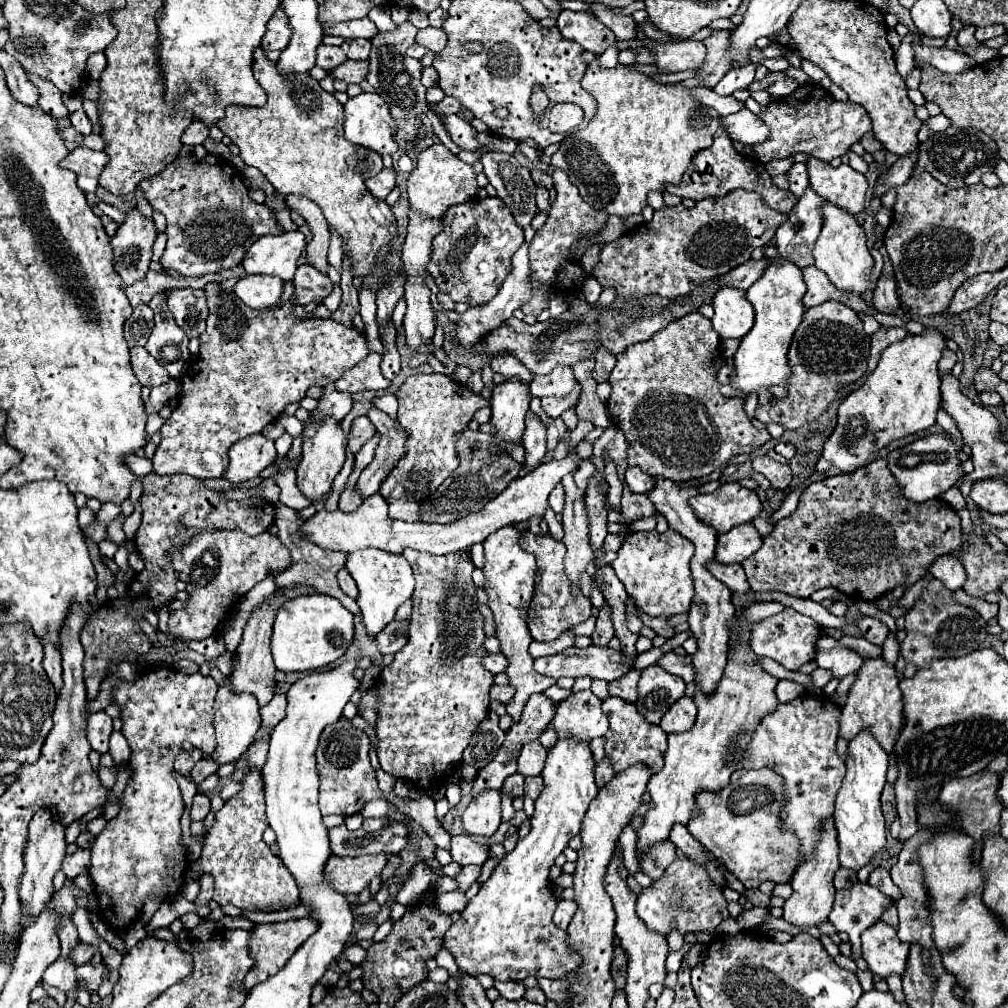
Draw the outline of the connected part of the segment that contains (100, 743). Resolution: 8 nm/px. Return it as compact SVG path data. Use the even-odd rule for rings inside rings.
M105 711L91 713L87 719L87 739L97 753L107 753L109 749L109 735L113 731L113 719Z

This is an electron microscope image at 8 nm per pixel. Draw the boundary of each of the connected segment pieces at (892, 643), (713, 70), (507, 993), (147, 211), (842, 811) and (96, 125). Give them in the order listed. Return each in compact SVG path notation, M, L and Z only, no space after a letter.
M889 633L889 637L882 645L883 648L883 659L891 664L895 664L898 658L899 643L894 638L893 633Z
M715 31L711 37L707 37L703 43L707 47L707 55L703 65L697 69L697 79L707 87L713 89L721 77L731 69L727 67L727 39L731 31Z
M495 981L493 987L501 993L505 999L521 999L523 997L523 983L521 981Z
M137 187L134 193L135 198L137 200L138 209L144 217L152 219L153 209L149 202L144 198L143 191L141 191L141 189L138 188L140 187Z
M863 731L849 743L847 751L847 775L843 779L843 787L835 801L835 829L839 841L839 863L847 869L859 871L863 865L871 861L871 857L885 849L887 845L887 827L881 813L881 791L885 785L889 769L889 755L877 745L877 741Z
M83 99L83 109L93 125L93 133L100 133L101 121L99 121L99 110L96 104L90 100Z

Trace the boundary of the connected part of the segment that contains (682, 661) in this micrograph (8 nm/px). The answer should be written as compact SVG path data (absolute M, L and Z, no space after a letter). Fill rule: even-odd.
M667 651L659 657L657 665L661 665L665 671L669 671L671 675L681 677L685 683L691 683L691 655L687 657L679 657L673 651Z

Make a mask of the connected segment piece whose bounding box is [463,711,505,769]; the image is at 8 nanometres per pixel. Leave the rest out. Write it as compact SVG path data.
M489 711L487 719L481 722L471 737L471 743L463 751L463 763L473 765L475 769L483 769L499 751L505 733L499 727L499 715Z

